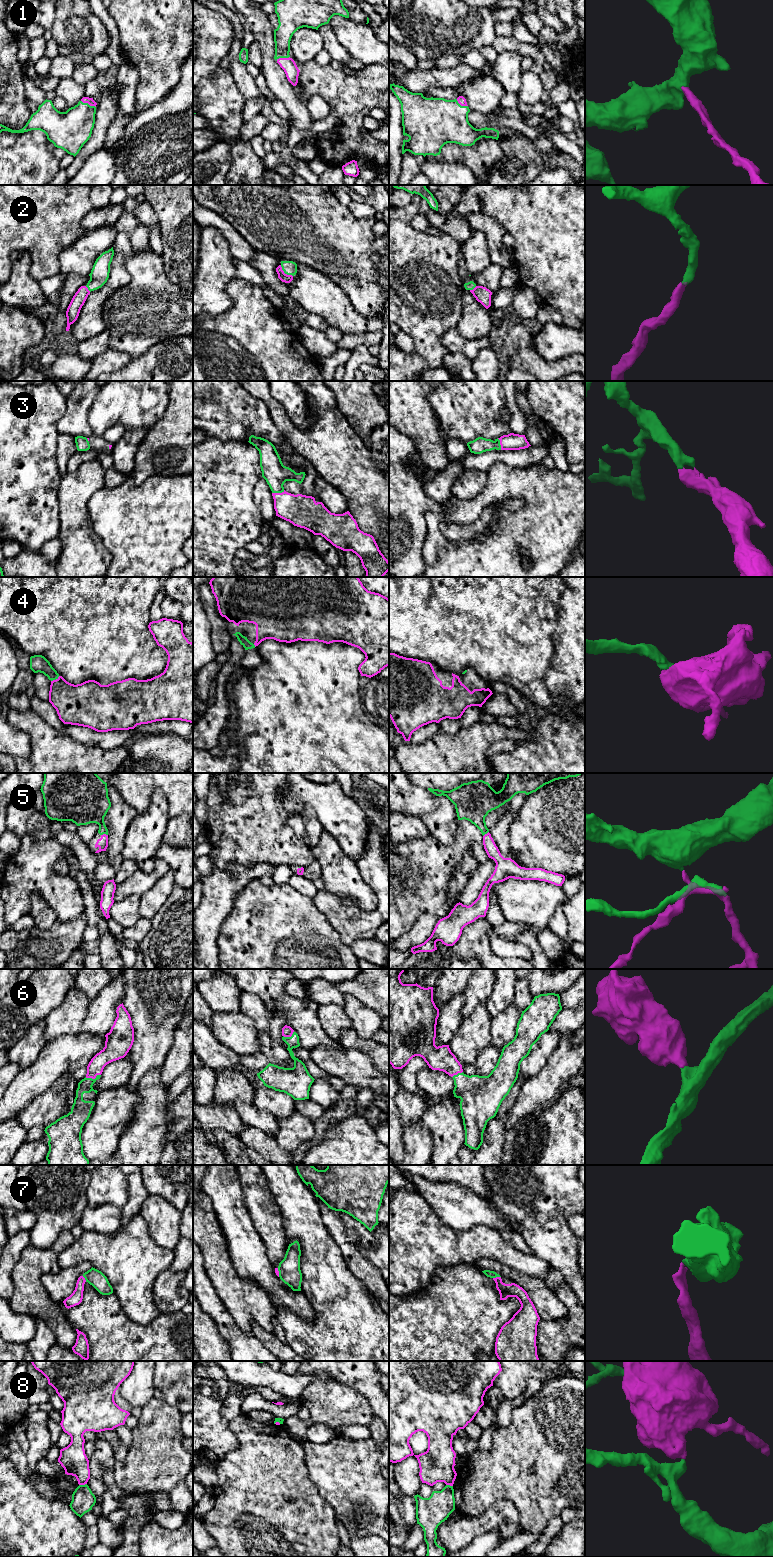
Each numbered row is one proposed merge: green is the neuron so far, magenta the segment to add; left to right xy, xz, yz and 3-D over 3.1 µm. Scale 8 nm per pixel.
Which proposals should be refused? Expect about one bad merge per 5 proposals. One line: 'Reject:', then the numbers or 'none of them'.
Reject: 8

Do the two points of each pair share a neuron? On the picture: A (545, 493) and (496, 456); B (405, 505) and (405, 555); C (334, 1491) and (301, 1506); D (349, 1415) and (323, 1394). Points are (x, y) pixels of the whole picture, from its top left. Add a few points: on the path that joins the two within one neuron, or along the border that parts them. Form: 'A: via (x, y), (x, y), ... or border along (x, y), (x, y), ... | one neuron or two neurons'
A: border along (533, 464), (508, 466), (494, 462), (487, 470) | two neurons
B: via (405, 517), (405, 543) | one neuron
C: border along (308, 1477), (318, 1493), (333, 1508), (335, 1516) | two neurons
D: via (343, 1410), (329, 1400) | one neuron

